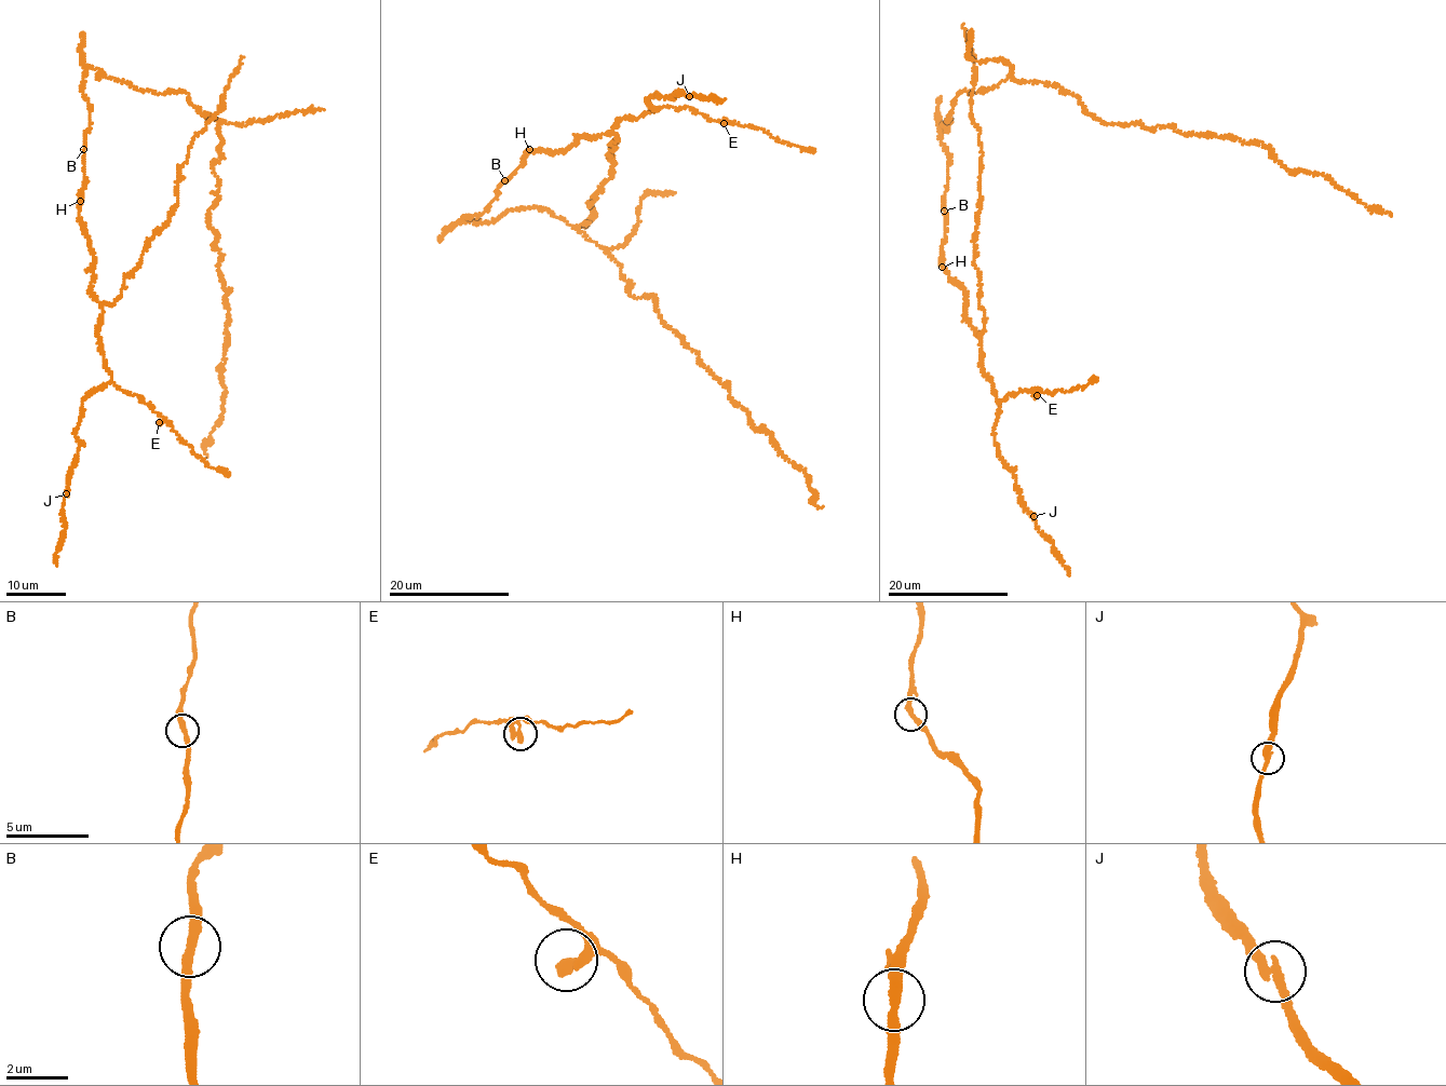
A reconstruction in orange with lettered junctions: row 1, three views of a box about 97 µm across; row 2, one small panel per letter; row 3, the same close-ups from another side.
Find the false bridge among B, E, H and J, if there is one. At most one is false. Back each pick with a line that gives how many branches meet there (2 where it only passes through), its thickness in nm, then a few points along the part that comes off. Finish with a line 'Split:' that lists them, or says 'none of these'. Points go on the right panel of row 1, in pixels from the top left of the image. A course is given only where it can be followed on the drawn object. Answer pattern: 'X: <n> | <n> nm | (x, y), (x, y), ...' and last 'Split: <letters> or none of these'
Split: none of these

